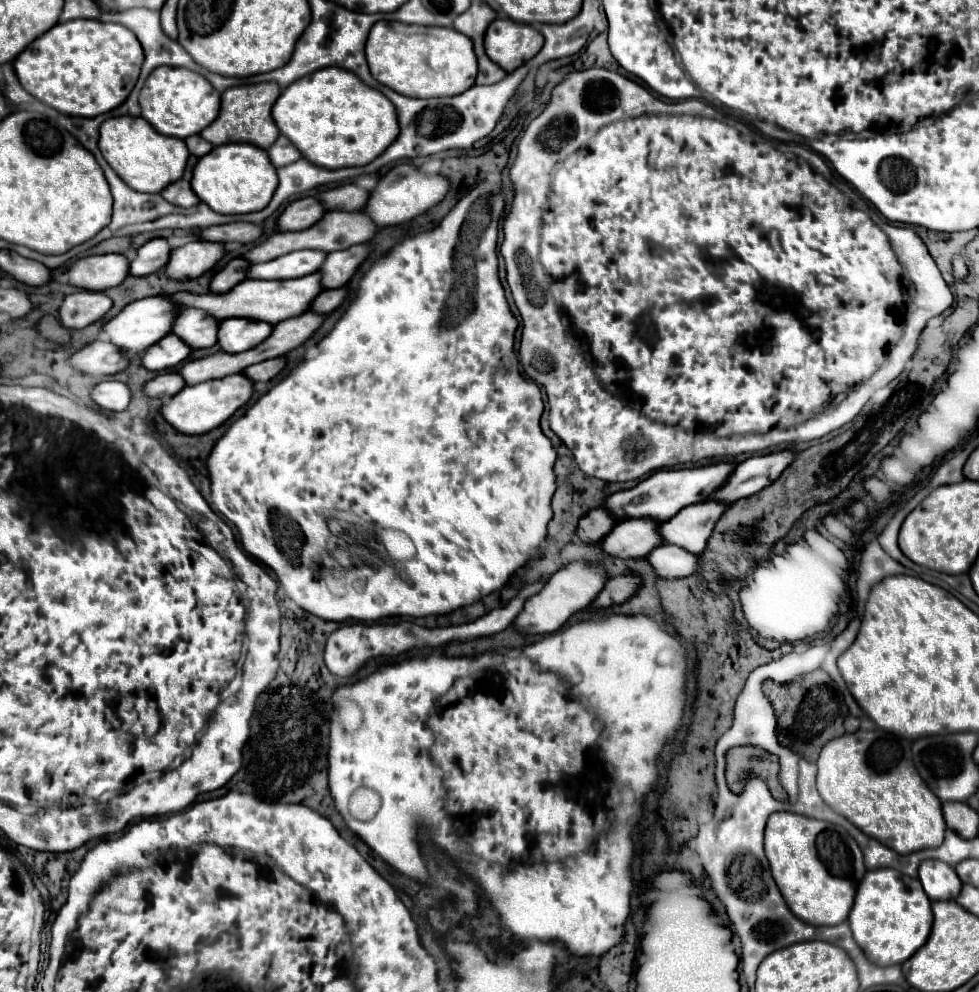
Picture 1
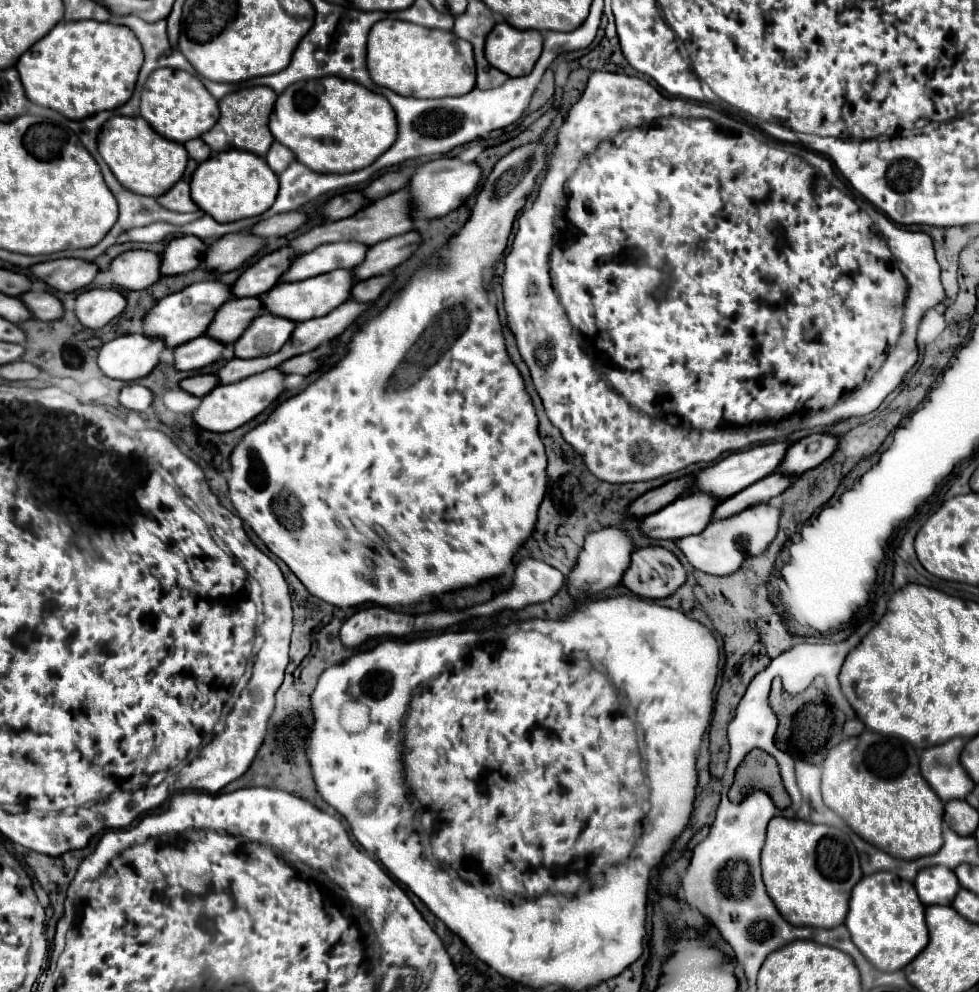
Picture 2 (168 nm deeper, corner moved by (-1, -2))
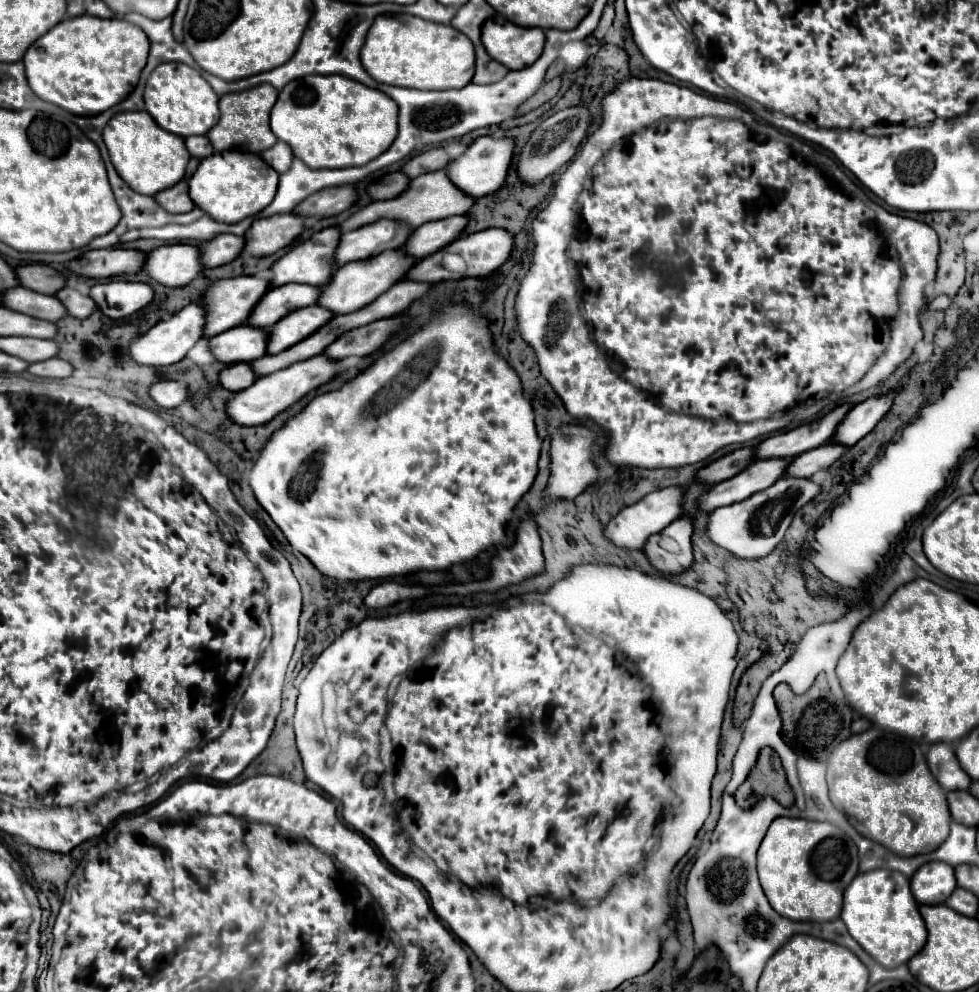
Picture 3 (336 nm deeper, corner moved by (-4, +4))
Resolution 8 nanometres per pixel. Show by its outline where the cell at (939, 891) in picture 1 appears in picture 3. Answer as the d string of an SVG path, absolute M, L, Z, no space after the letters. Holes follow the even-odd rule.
M928 862L910 878L910 890L918 904L944 904L954 888L954 868L946 862Z

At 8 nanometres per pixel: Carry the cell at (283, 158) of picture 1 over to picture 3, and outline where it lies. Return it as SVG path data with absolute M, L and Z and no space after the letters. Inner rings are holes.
M276 142L276 146L272 146L270 150L262 152L260 156L262 156L278 174L284 174L284 172L290 168L292 160L294 160L294 154L292 154L292 150L290 150L290 146L288 146L286 142Z

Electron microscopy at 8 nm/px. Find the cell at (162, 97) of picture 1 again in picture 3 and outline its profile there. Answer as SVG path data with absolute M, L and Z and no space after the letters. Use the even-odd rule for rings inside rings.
M182 62L160 64L150 74L144 90L144 102L146 102L148 114L156 120L160 128L182 138L194 136L194 134L208 134L208 130L220 118L220 97L194 68Z

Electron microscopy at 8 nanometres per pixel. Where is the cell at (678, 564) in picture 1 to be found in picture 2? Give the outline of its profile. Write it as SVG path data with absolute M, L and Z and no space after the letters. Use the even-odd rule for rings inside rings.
M775 502L759 504L755 508L747 508L747 512L739 512L739 516L731 516L731 520L711 522L703 532L695 536L681 538L677 542L677 548L685 554L685 558L695 570L713 576L727 576L735 572L747 556L755 556L765 550L767 542L775 538L777 522L779 522L779 504L777 506Z

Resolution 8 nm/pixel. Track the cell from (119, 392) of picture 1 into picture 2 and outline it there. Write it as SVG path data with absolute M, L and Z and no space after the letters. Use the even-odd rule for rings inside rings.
M139 384L123 386L121 392L119 392L119 404L129 408L129 410L135 410L135 412L141 412L141 410L149 408L151 400L153 400L153 394Z

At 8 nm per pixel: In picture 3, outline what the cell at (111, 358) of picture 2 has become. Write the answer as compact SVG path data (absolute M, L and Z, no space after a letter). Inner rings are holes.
M190 304L190 306L182 308L174 318L158 322L154 328L148 330L148 334L134 340L130 344L130 354L138 364L146 364L146 366L170 366L170 364L176 364L204 336L204 324L206 324L204 306L202 304Z

